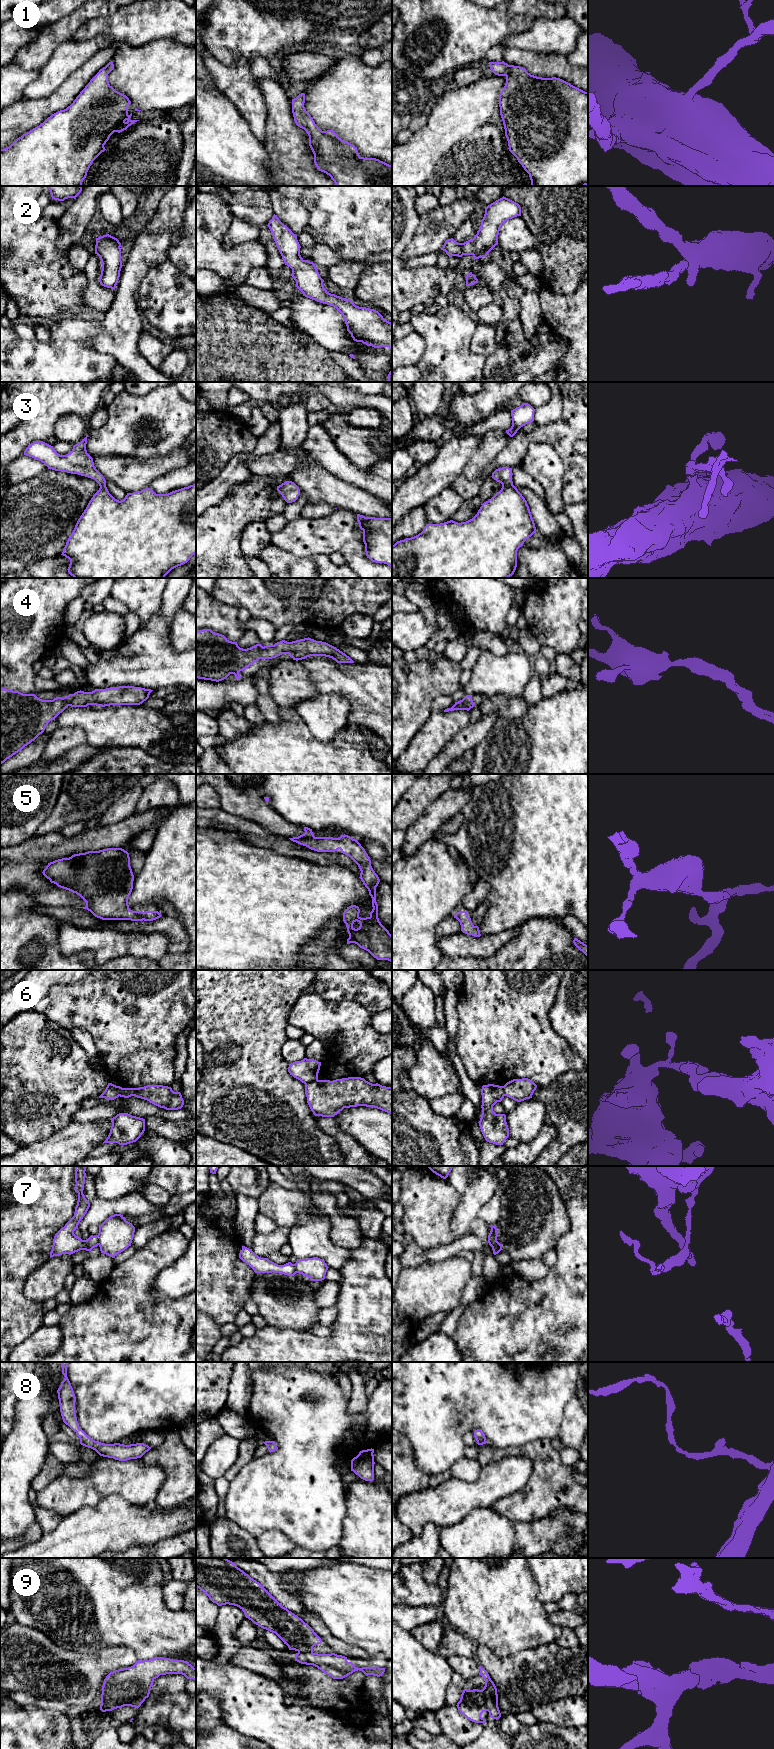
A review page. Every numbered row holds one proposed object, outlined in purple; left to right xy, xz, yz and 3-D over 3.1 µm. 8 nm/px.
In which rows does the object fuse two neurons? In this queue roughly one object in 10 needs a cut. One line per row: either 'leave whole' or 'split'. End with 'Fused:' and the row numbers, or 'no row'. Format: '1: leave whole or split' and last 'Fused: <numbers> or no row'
1: leave whole
2: leave whole
3: leave whole
4: leave whole
5: leave whole
6: split
7: split
8: leave whole
9: leave whole
Fused: 6, 7

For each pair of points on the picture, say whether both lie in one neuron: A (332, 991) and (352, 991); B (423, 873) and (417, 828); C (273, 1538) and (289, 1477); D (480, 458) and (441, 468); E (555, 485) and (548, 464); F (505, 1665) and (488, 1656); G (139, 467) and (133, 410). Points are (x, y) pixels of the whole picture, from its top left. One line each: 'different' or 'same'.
A: same
B: different
C: different
D: different
E: same
F: same
G: different

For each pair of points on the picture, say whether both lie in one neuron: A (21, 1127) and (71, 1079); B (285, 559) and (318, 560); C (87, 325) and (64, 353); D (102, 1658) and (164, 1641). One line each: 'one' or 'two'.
A: one
B: one
C: one
D: two

